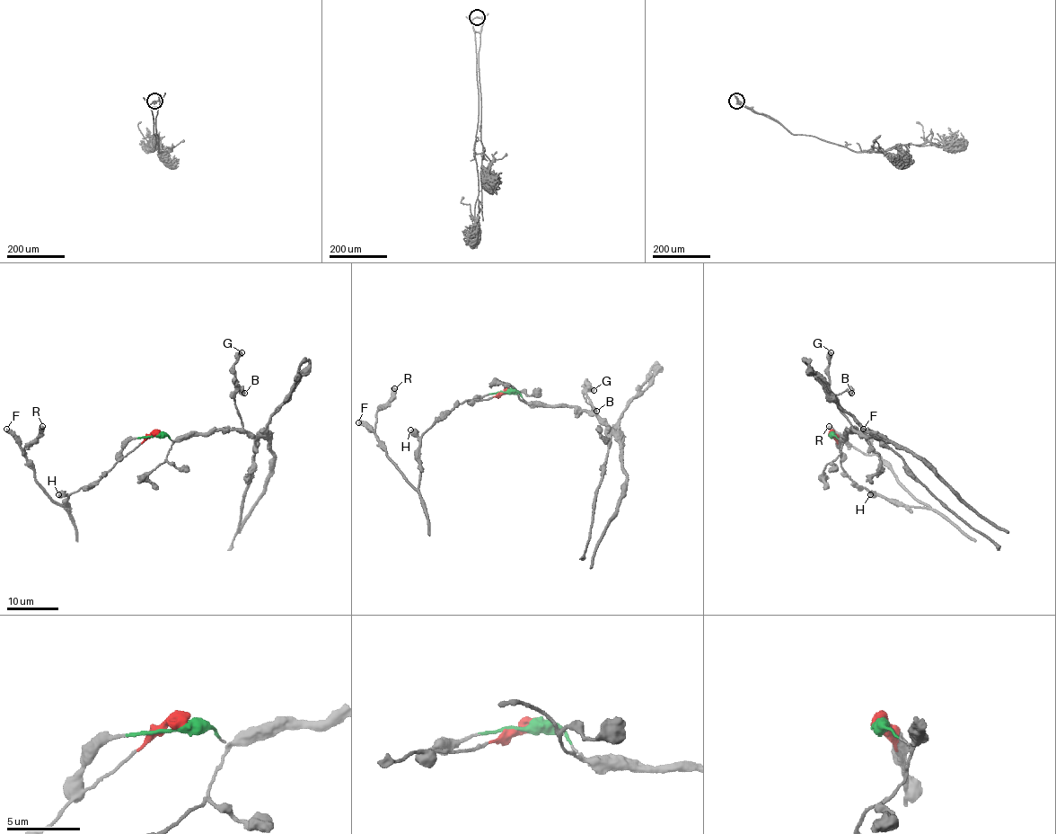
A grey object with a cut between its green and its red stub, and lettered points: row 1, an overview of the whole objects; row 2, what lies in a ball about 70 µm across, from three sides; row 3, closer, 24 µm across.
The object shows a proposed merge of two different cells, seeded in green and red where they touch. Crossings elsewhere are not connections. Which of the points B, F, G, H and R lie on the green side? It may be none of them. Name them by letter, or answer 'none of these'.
B, G

